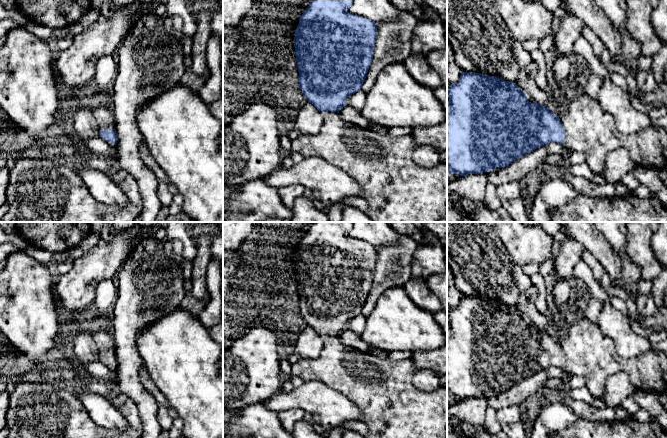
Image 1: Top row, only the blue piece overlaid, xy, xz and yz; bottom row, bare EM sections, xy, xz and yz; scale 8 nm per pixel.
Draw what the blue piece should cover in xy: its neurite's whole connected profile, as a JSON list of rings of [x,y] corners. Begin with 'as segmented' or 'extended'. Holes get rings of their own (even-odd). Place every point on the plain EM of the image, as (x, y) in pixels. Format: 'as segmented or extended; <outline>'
extended; [[[105,330],[93,334],[93,339],[100,351],[100,360],[110,369],[116,369],[118,363],[115,355],[115,339],[113,332]]]

